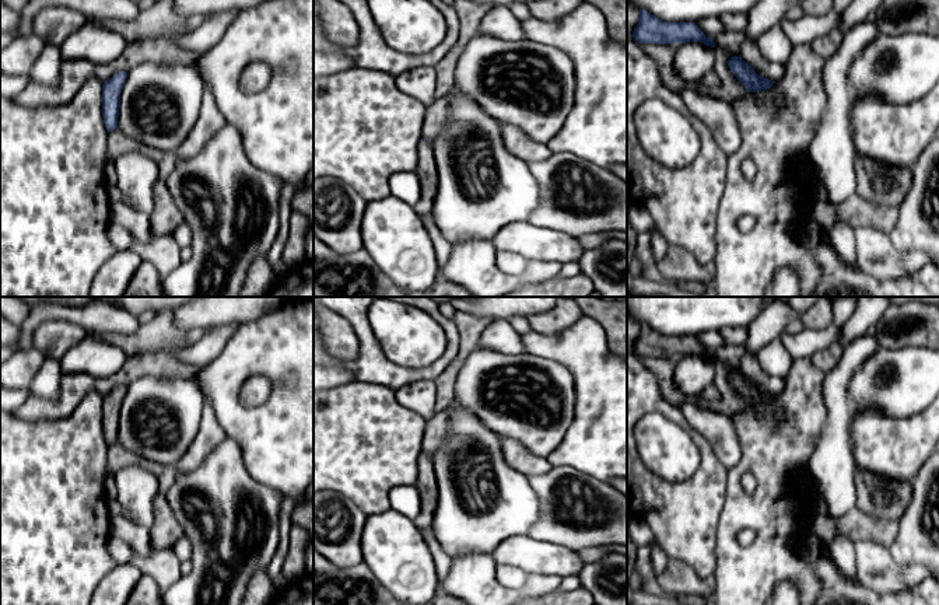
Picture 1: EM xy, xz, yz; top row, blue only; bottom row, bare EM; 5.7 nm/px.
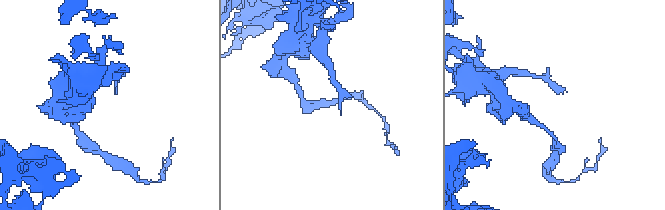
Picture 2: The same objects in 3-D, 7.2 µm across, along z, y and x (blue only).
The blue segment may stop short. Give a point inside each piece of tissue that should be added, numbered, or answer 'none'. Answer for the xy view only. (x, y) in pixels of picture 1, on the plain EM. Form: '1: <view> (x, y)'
none

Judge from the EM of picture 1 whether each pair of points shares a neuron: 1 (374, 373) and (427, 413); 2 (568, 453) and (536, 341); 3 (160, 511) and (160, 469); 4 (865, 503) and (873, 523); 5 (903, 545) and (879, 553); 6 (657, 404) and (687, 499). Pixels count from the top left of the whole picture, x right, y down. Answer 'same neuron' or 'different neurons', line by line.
1: different neurons
2: same neuron
3: same neuron
4: different neurons
5: different neurons
6: same neuron

